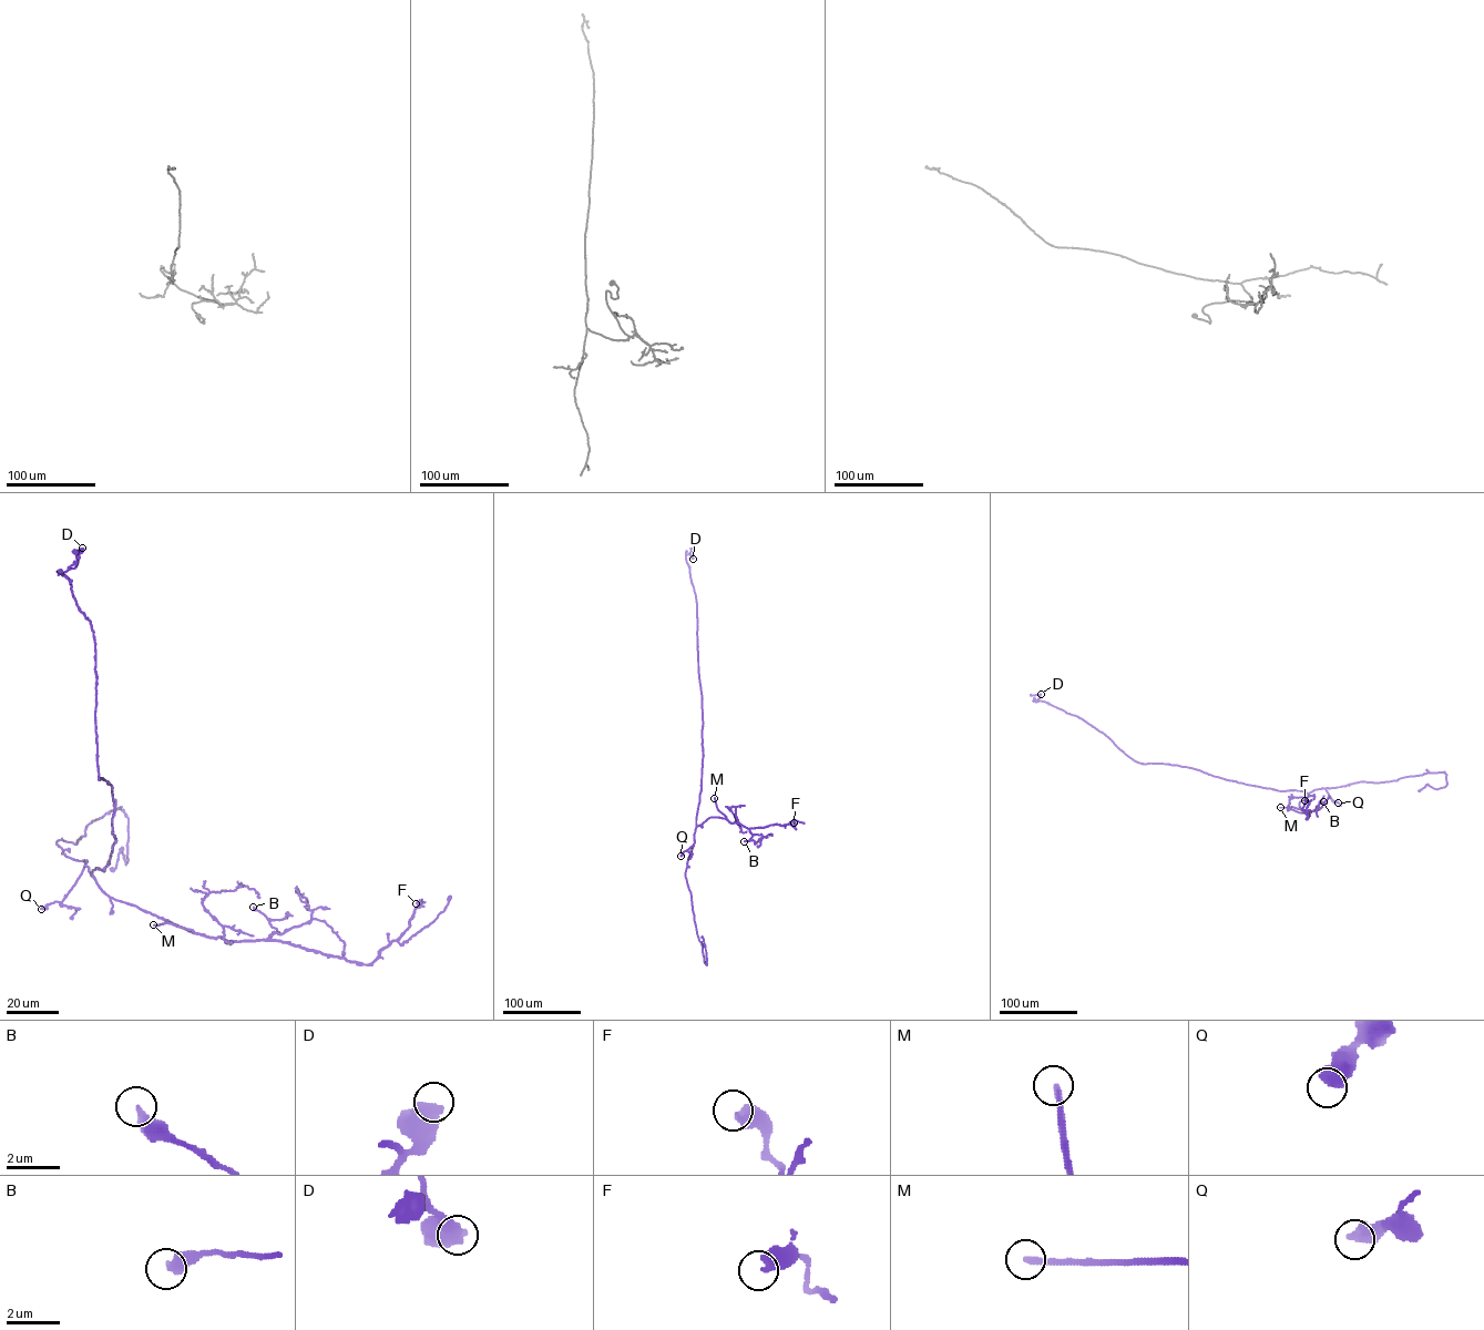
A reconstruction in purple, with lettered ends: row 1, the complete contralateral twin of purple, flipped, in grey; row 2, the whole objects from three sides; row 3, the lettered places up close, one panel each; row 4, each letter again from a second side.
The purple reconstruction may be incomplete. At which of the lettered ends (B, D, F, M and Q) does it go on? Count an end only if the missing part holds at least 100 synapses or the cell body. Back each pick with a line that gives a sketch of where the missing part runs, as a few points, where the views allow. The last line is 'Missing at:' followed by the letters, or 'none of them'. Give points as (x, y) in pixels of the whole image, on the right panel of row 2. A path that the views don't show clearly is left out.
M: Course of what is missing: (1280, 807), (1258, 808), (1234, 794), (1221, 791)
Missing at: M

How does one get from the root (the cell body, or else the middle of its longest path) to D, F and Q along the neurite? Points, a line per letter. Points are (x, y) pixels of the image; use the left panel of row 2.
D: (112, 849), (112, 787), (99, 779), (94, 637), (70, 580), (58, 572), (73, 569), (82, 548)
F: (112, 849), (103, 870), (92, 870), (106, 894), (210, 938), (287, 941), (369, 964), (408, 927), (416, 903)
Q: (112, 849), (103, 870), (95, 868), (93, 878), (85, 865), (87, 861), (67, 897), (41, 909)

